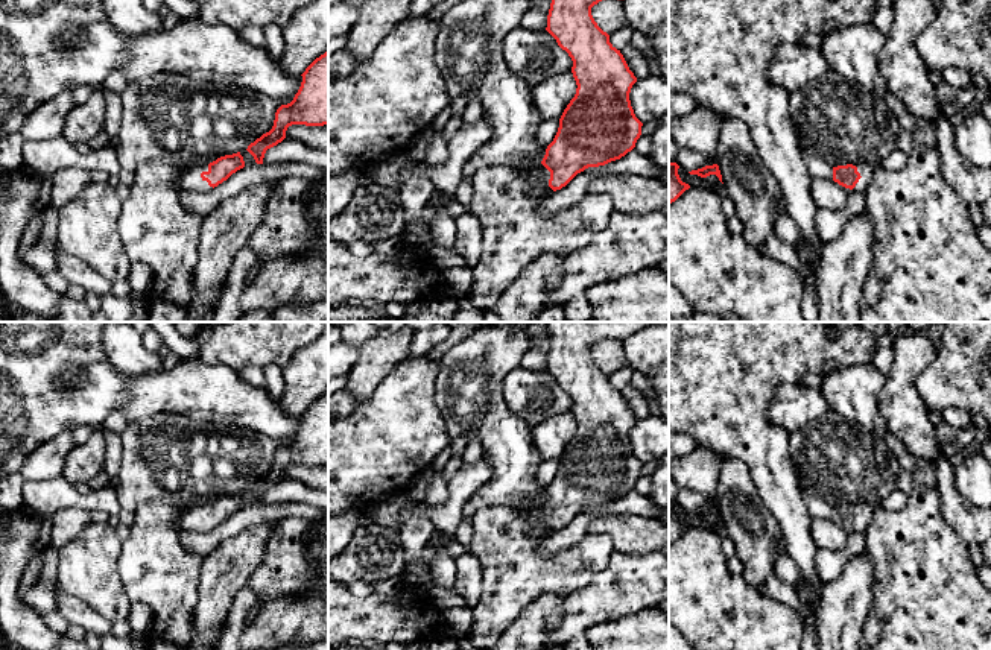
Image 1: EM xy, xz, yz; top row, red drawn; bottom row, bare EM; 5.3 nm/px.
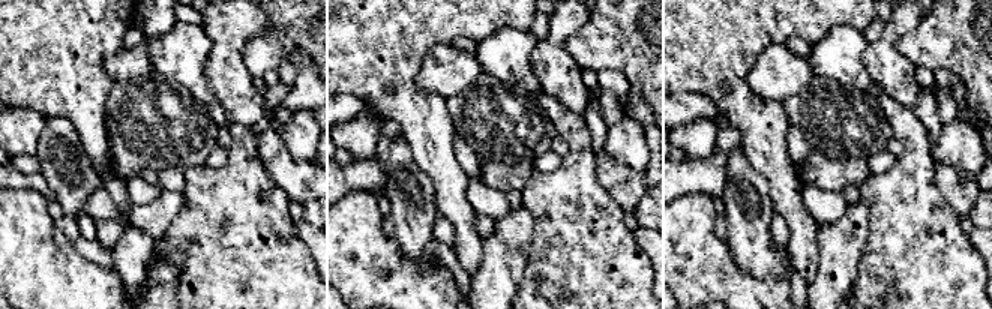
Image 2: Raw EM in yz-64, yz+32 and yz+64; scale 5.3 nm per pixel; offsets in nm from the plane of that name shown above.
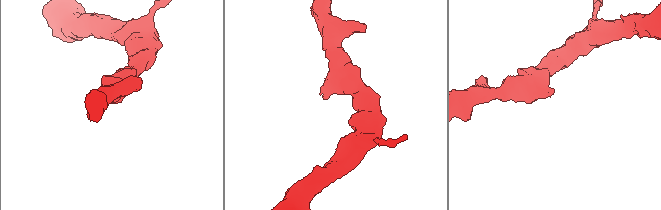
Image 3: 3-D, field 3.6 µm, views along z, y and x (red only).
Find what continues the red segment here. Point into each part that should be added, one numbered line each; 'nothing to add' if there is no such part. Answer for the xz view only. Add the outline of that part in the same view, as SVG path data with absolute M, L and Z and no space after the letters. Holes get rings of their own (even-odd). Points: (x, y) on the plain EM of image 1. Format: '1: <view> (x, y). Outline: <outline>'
1: xz (534, 506). Outline: M521 500L517 507L530 510L544 525L549 527L550 512L537 500Z

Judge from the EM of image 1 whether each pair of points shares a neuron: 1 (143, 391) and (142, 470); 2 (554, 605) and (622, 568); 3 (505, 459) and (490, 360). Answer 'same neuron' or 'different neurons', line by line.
1: different neurons
2: different neurons
3: same neuron

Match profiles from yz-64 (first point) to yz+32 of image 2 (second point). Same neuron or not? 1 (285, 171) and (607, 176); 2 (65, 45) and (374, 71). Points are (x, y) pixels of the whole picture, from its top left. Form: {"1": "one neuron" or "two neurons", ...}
{"1": "one neuron", "2": "one neuron"}

